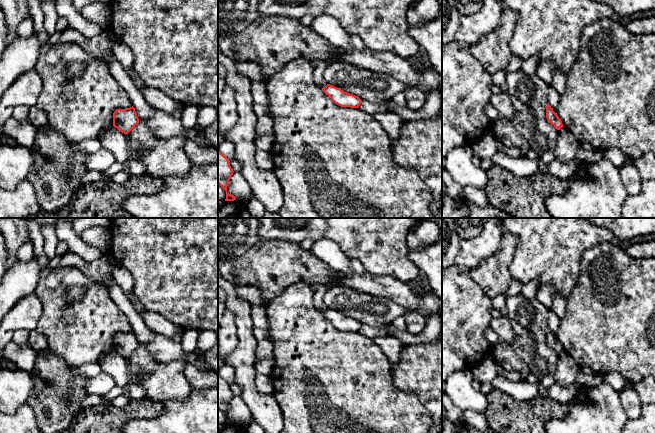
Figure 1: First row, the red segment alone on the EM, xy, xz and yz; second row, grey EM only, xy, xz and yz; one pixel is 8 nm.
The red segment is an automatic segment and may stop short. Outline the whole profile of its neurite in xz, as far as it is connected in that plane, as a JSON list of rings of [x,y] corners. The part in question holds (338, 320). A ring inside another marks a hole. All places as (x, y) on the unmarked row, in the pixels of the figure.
[[[327,308],[322,314],[335,328],[341,331],[359,332],[362,327],[362,324],[358,320],[344,316],[340,312],[330,308]]]

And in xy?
[[[132,330],[126,333],[116,333],[113,337],[113,350],[119,355],[128,358],[139,346],[139,342]]]

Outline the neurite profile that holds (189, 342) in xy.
[[[193,329],[184,330],[180,342],[183,351],[186,354],[197,352],[199,332]]]

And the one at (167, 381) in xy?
[[[183,359],[161,363],[151,373],[141,376],[139,385],[151,400],[186,401],[191,392],[191,386],[184,375],[186,366]]]

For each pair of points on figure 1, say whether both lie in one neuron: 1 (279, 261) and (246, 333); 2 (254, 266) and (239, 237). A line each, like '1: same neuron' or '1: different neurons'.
1: different neurons
2: different neurons

